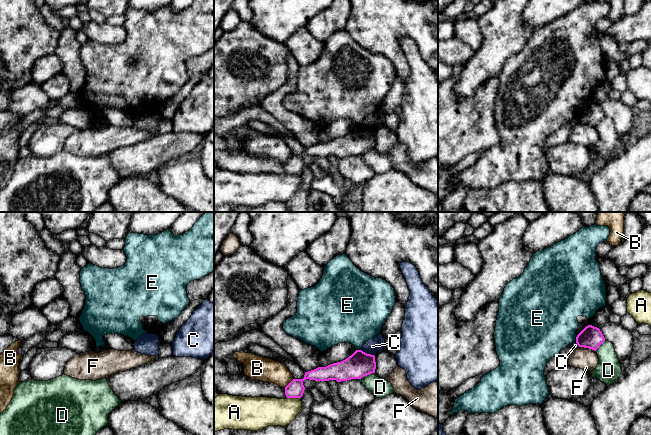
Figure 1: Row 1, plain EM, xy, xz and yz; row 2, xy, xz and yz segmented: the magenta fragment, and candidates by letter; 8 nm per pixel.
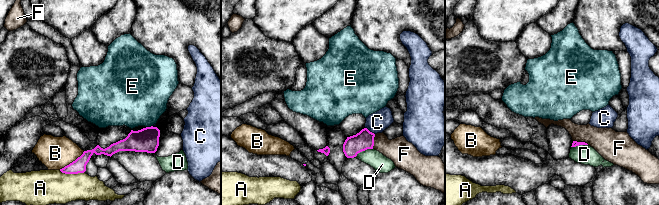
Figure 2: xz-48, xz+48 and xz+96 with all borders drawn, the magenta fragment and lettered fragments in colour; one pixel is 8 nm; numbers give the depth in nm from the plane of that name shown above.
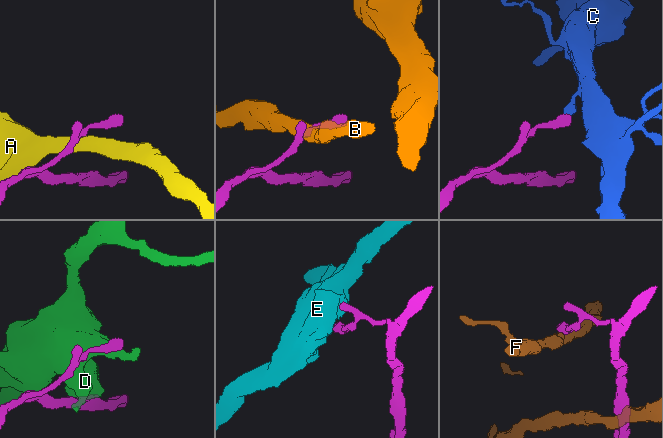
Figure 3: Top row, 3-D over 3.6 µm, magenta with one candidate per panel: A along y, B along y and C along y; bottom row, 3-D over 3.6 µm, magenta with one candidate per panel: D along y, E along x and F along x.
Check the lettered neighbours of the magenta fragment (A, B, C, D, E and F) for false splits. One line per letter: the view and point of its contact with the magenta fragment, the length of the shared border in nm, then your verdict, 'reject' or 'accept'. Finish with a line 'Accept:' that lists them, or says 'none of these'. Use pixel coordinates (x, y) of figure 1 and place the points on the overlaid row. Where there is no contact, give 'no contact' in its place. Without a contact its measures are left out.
A: meets magenta in xz at (294, 397); contact 110 nm long; reject
B: meets magenta in xz at (289, 383); contact 110 nm long; reject
C: meets magenta in xz at (366, 353); contact 120 nm long; reject
D: meets magenta in xz at (366, 374); contact 140 nm long; reject
E: meets magenta in yz at (576, 338); contact 50 nm long; reject
F: meets magenta in yz at (587, 347); contact 150 nm long; reject
Accept: none of these

